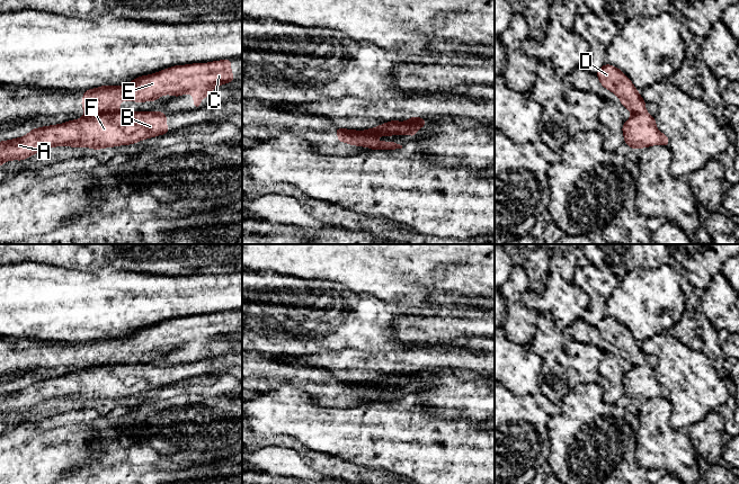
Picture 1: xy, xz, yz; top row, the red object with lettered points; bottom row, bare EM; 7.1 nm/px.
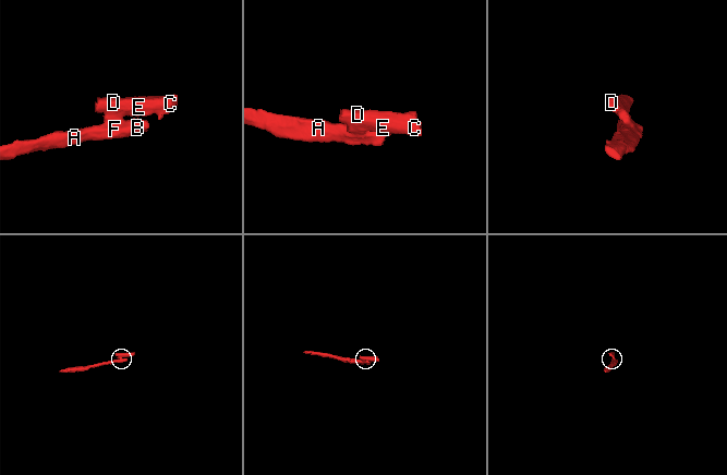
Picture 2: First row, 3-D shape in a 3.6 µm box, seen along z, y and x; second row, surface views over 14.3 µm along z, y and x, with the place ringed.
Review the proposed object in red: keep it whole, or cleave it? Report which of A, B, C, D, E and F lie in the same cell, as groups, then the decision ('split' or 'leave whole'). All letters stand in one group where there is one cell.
A B F / C D E | split

